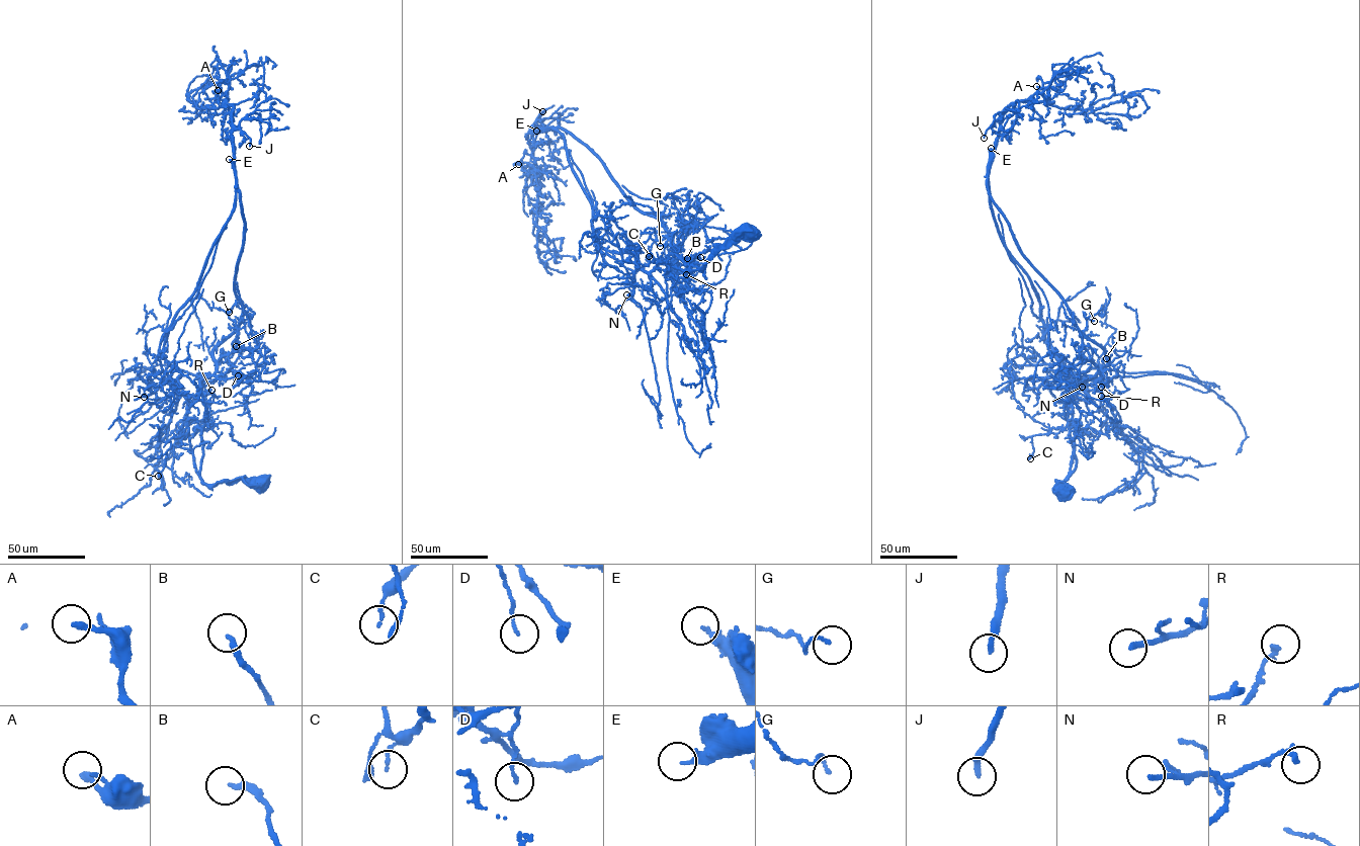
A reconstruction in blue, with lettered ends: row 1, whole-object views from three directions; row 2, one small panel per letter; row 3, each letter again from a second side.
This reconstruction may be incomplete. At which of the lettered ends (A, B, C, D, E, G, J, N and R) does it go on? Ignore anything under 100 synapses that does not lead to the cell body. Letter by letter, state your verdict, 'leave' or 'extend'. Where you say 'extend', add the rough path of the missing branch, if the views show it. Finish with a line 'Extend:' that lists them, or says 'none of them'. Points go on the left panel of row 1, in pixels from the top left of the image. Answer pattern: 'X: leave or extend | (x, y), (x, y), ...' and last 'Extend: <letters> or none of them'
A: leave
B: leave
C: leave
D: leave
E: extend | (229, 159), (214, 110), (191, 105), (170, 117), (170, 110), (155, 109), (139, 98), (116, 94), (112, 97)
G: leave
J: extend
N: leave
R: leave
Extend: E, J

